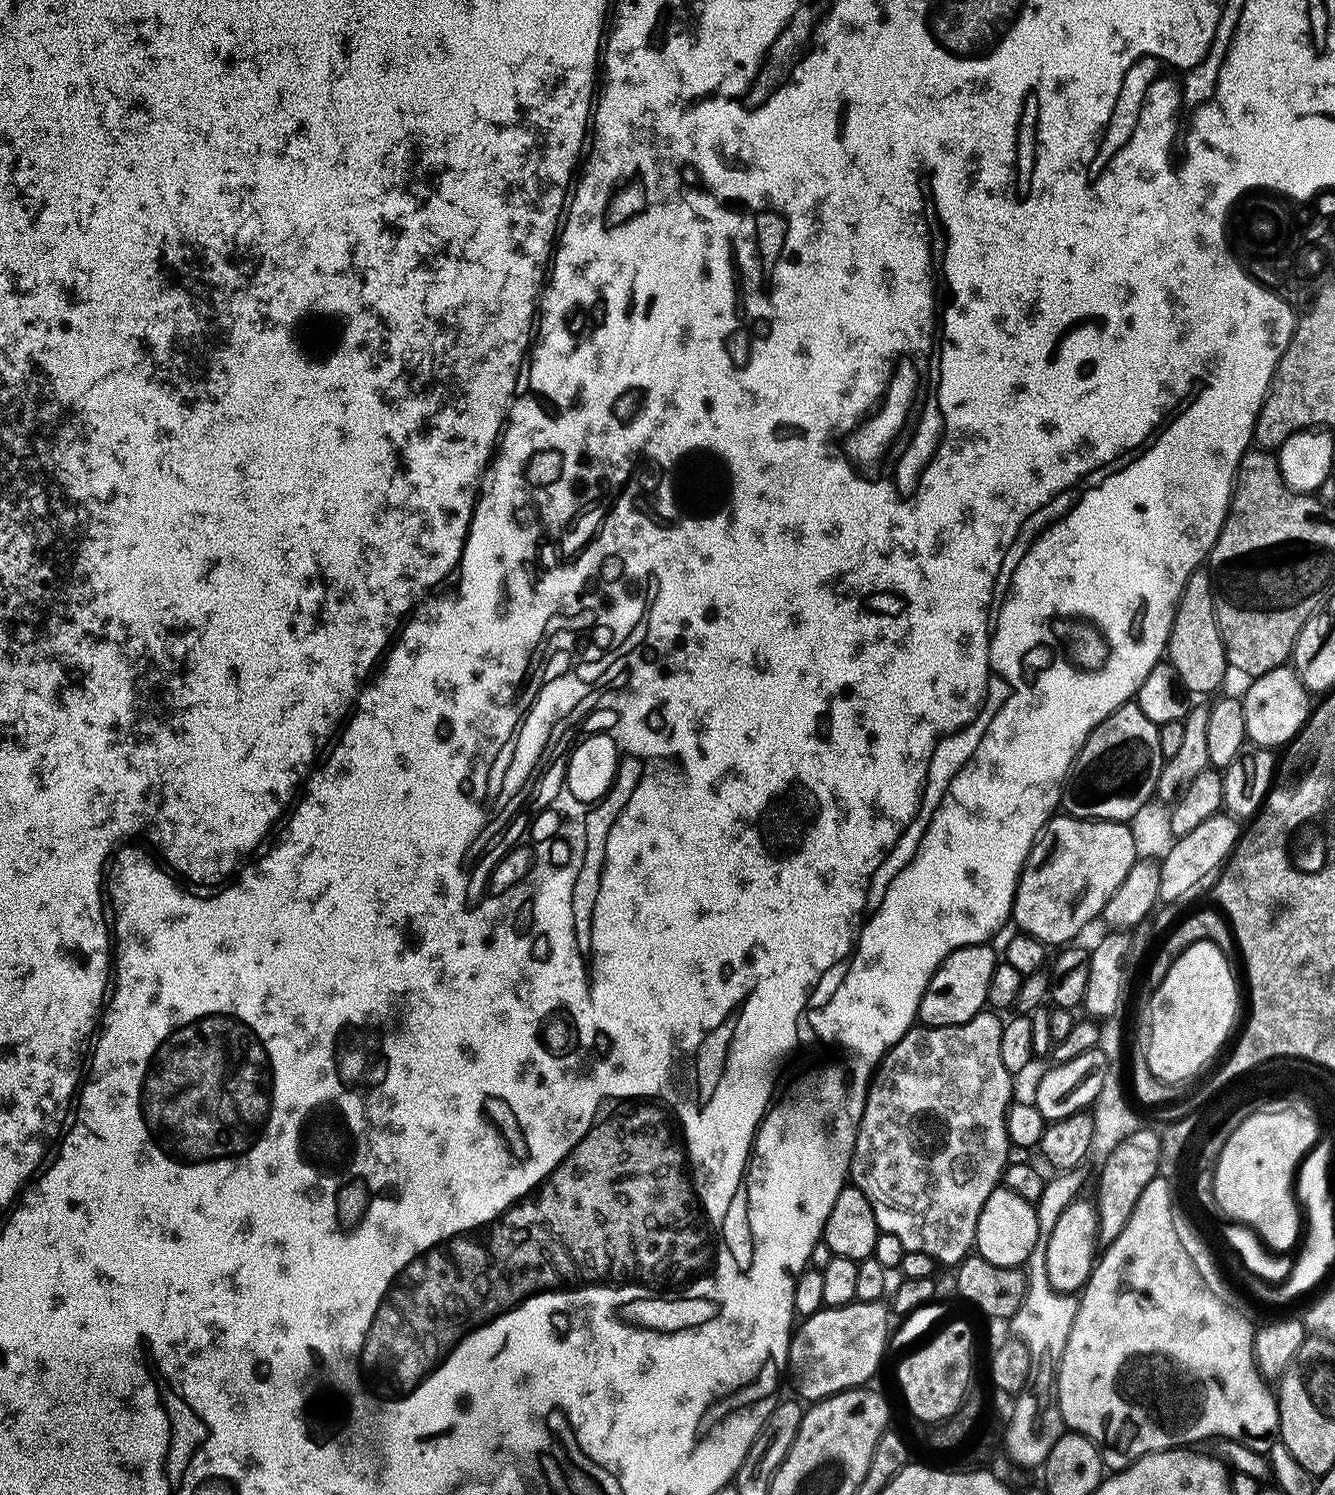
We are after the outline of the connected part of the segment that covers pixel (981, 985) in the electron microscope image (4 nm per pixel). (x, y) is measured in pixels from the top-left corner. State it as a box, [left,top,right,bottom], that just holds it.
[918,944,998,1028]

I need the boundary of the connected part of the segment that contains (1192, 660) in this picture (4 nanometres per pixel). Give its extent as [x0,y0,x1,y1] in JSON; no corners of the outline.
[1168,571,1230,695]

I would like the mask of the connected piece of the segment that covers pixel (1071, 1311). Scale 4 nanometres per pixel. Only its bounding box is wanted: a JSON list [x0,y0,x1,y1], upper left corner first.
[1010,1258,1079,1360]

